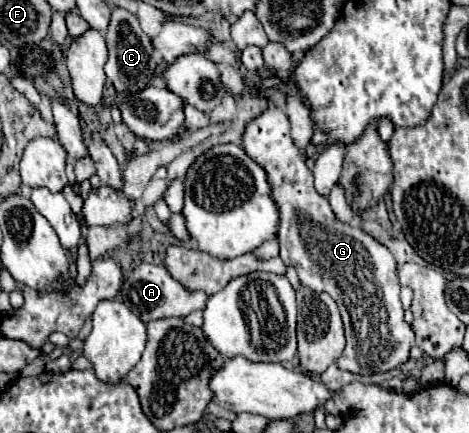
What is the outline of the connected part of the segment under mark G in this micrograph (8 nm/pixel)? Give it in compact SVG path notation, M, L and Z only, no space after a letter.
M271 106L249 122L243 136L243 150L265 168L273 186L273 200L281 212L277 230L281 260L287 266L295 266L303 286L315 292L327 292L337 302L347 338L347 346L337 360L341 370L361 376L395 370L411 358L409 352L415 346L415 332L403 320L393 254L363 230L335 218L329 200L317 194L313 174L291 142L289 128L285 112Z

